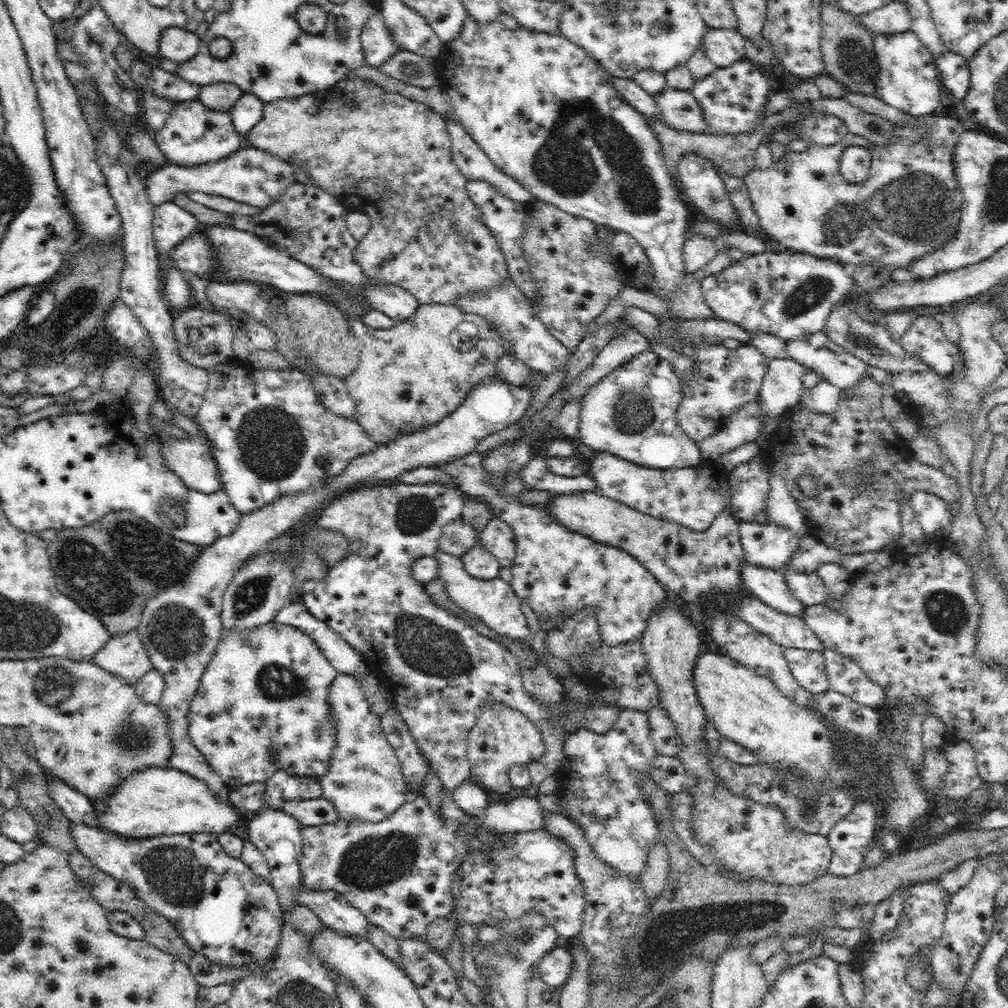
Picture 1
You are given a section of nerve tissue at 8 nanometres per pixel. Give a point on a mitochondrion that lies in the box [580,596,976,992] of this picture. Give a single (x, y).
(675, 932)

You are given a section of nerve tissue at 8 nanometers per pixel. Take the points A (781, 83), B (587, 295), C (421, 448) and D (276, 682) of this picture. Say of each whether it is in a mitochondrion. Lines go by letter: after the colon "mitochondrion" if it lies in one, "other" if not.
A: other
B: other
C: other
D: mitochondrion

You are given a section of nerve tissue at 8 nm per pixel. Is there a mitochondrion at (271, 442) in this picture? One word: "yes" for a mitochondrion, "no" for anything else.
yes

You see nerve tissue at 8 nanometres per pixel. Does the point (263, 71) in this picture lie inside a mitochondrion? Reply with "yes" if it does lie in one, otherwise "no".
no

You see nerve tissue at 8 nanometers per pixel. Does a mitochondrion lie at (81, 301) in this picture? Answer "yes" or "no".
yes

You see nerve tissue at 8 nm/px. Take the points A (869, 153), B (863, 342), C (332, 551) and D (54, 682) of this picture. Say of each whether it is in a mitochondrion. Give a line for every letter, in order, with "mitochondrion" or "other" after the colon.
A: other
B: mitochondrion
C: other
D: mitochondrion

